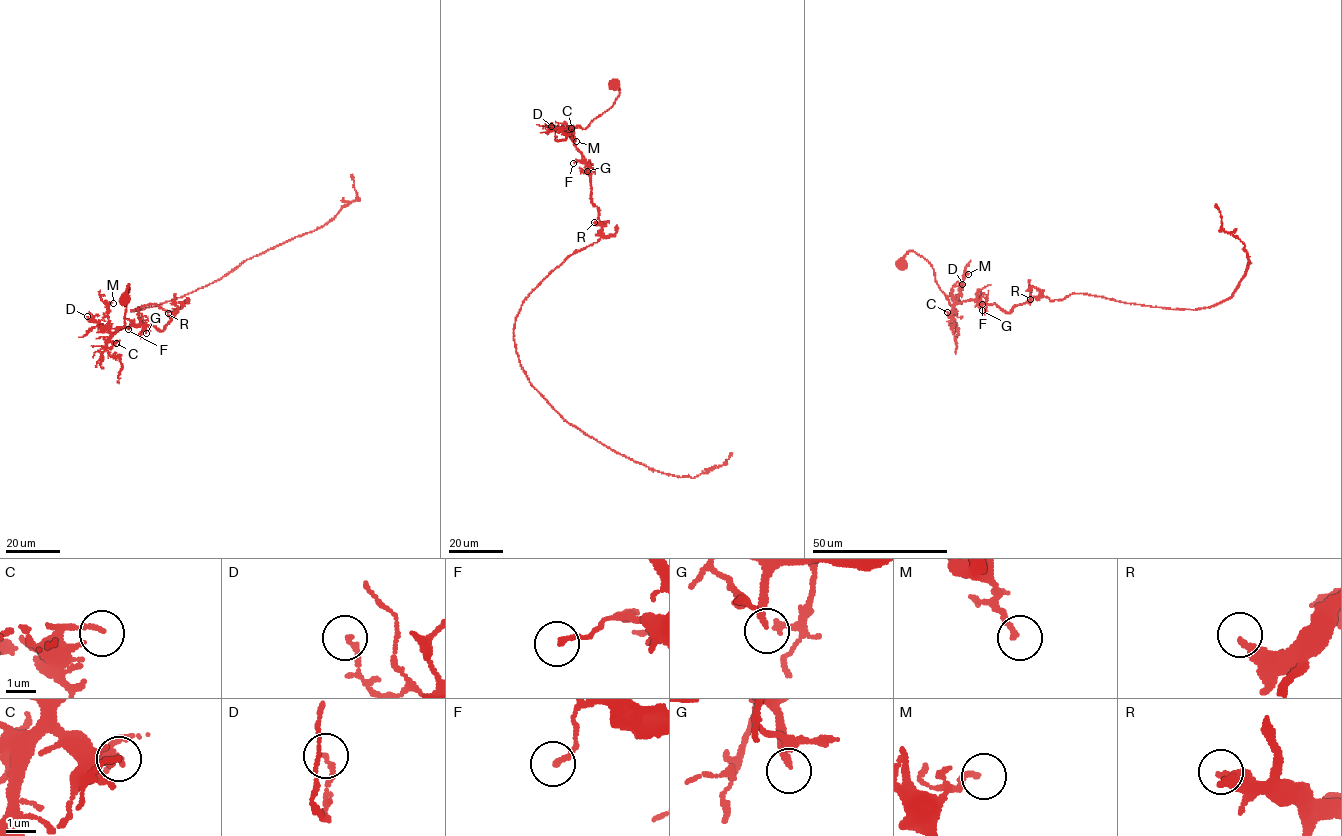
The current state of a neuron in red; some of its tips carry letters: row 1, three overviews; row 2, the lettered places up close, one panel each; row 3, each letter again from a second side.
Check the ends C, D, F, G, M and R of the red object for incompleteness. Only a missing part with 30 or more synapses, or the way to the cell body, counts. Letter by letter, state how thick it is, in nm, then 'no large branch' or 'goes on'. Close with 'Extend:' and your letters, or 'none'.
C: 160 nm thick; no large branch
D: 160 nm thick; no large branch
F: 160 nm thick; no large branch
G: 200 nm thick; goes on
M: 180 nm thick; no large branch
R: 260 nm thick; no large branch
Extend: G

